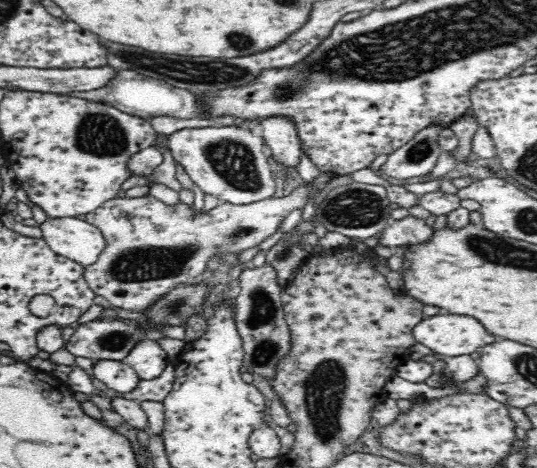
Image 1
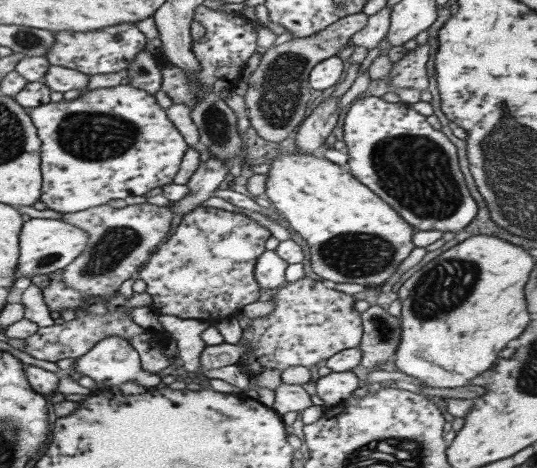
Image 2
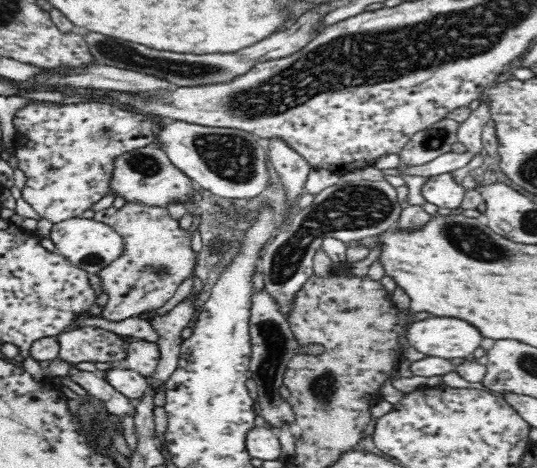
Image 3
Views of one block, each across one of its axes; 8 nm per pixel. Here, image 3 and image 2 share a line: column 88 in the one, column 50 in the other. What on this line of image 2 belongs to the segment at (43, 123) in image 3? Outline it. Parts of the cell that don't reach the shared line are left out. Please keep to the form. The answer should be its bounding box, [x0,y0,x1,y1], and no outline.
[26,85,188,213]

